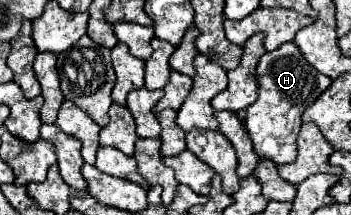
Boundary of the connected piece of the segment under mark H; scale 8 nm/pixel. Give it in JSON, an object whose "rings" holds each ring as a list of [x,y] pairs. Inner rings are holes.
{"rings":[[[294,42],[282,44],[274,52],[266,52],[258,62],[258,100],[246,110],[246,130],[252,138],[254,152],[274,164],[288,164],[296,160],[296,136],[300,132],[300,116],[328,86],[330,78],[314,70],[300,54]]]}

